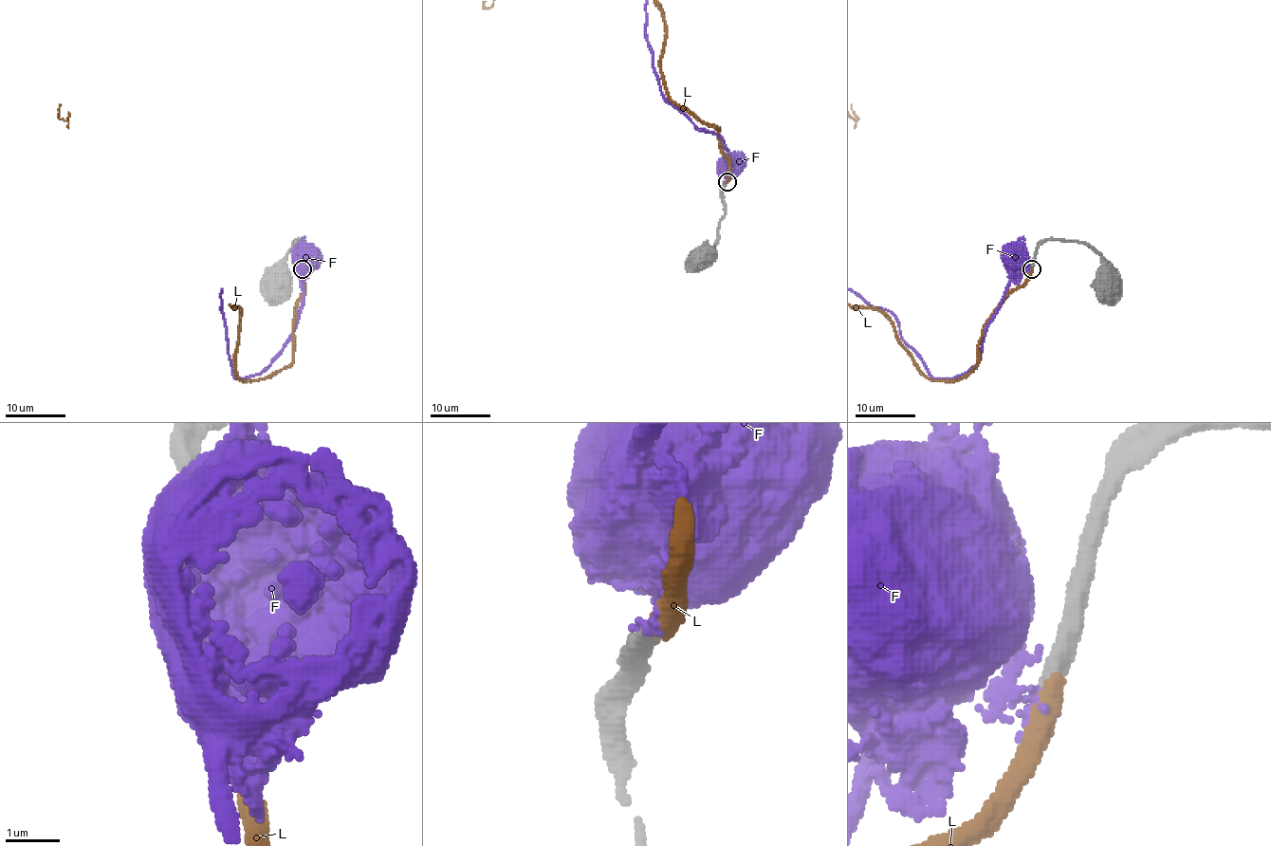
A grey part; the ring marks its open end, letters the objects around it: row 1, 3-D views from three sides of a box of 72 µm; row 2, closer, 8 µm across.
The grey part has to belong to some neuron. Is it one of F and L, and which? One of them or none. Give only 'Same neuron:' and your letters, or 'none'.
Same neuron: L

